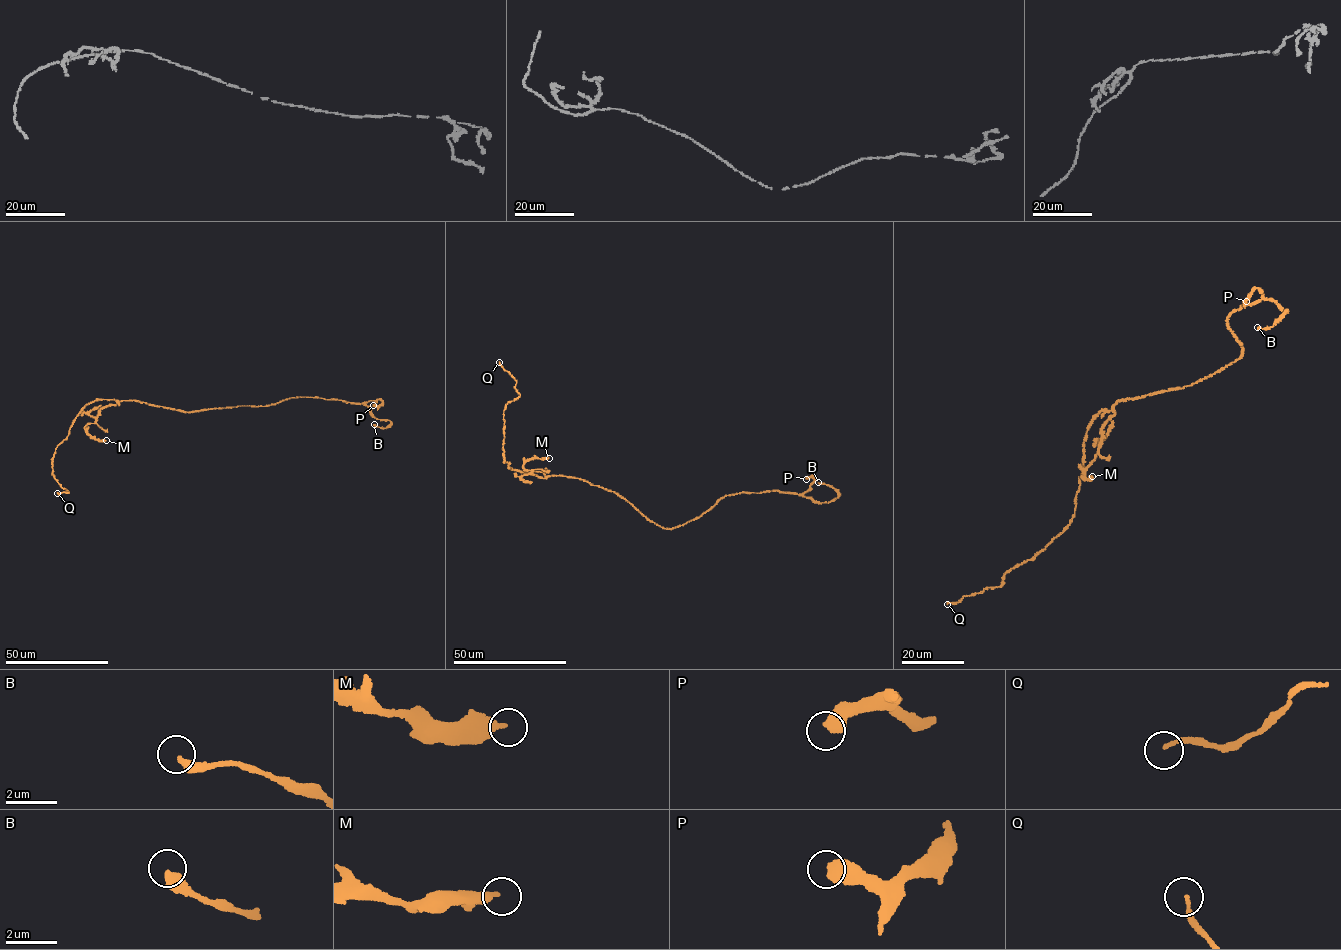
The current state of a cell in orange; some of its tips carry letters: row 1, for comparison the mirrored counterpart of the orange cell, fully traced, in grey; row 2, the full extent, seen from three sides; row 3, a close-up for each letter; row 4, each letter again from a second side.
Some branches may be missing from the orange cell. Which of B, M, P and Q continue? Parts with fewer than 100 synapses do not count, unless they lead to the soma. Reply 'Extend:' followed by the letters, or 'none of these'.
Extend: none of these

